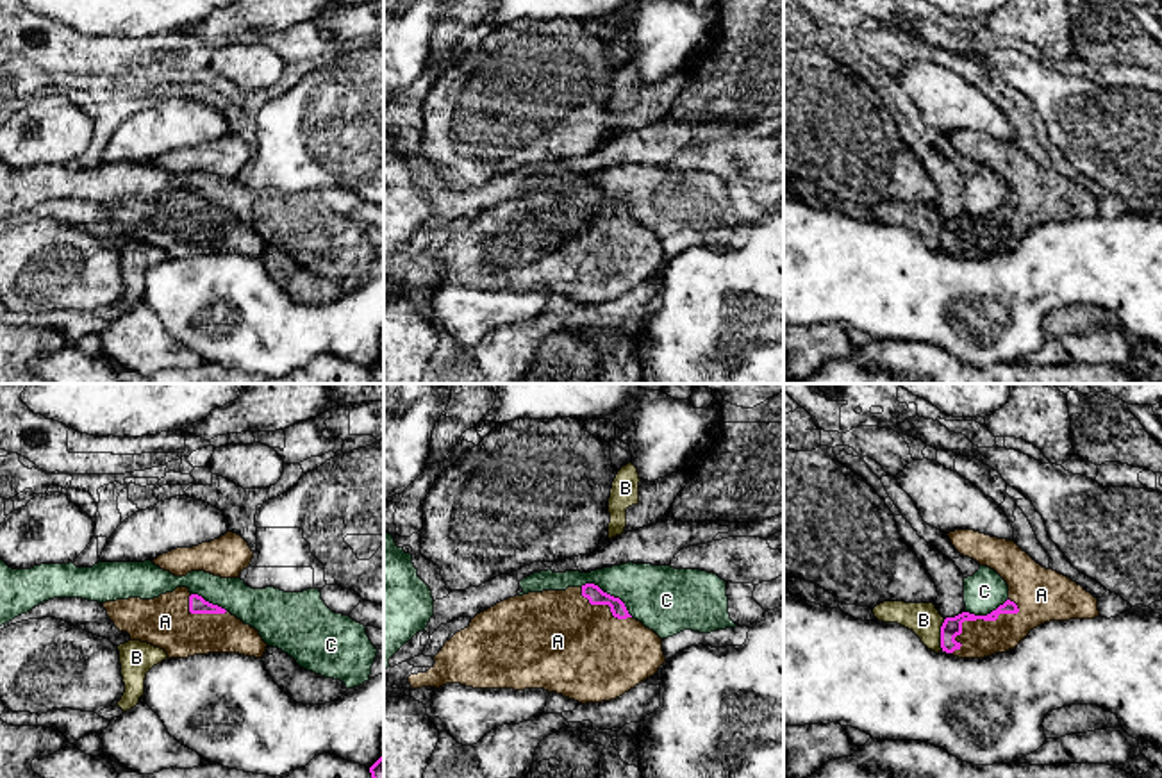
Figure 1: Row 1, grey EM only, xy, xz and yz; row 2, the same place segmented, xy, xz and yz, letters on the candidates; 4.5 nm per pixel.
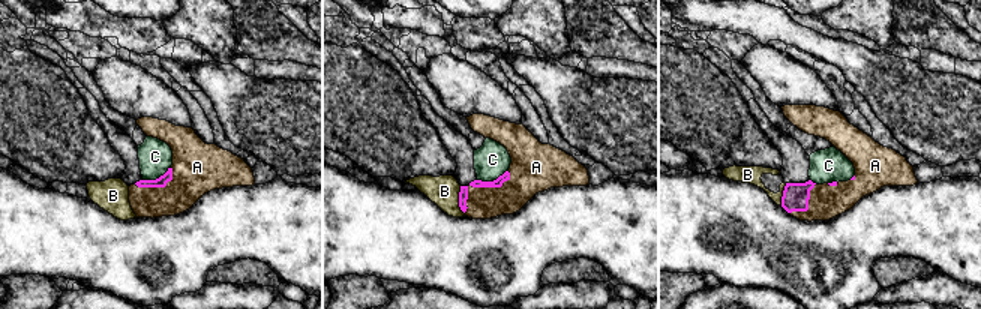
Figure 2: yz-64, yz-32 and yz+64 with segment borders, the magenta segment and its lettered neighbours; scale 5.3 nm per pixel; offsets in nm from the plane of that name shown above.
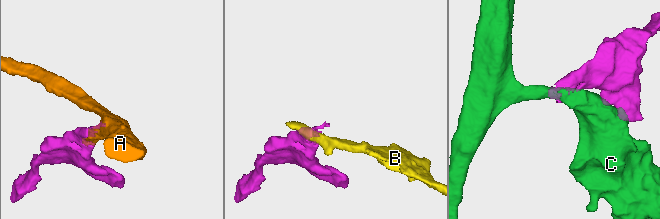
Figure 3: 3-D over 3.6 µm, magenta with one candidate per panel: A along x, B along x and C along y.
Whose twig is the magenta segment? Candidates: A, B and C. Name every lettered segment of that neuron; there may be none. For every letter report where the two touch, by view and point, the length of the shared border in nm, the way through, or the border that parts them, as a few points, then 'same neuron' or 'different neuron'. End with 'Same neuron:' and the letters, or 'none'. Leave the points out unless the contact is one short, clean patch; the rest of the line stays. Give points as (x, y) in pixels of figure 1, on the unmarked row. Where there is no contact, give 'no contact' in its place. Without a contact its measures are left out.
A: yz (977, 218) | 380 nm | same neuron
B: yz (941, 236) | 140 nm | along yz (945, 220), (941, 227), (941, 250) | different neuron
C: xz (609, 195) | 280 nm | different neuron
Same neuron: A

